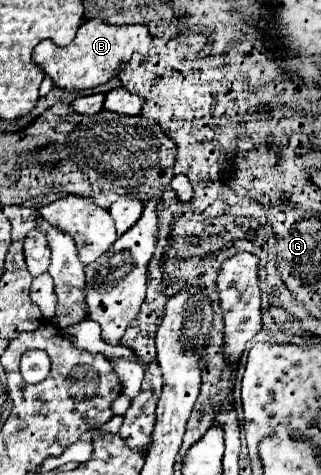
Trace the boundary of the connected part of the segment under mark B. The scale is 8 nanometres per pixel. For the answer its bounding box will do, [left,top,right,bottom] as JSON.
[33,20,151,92]

